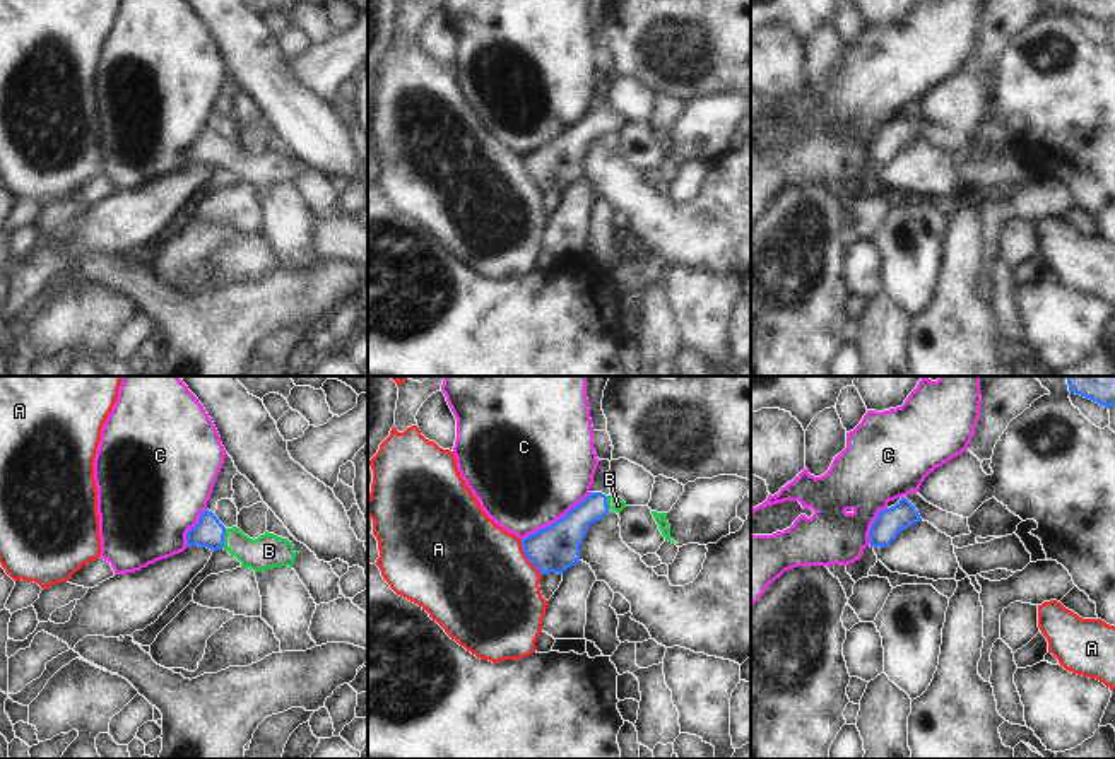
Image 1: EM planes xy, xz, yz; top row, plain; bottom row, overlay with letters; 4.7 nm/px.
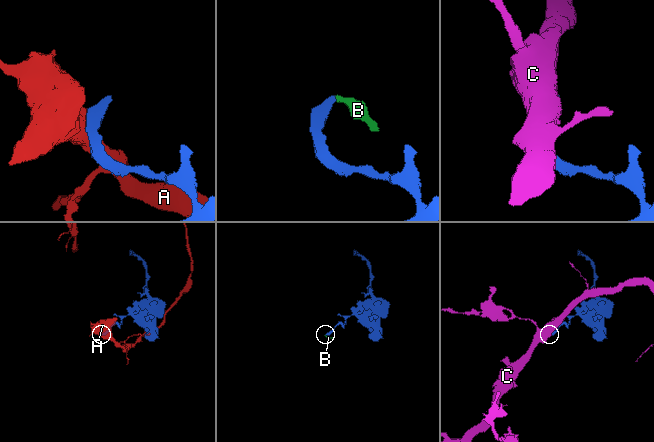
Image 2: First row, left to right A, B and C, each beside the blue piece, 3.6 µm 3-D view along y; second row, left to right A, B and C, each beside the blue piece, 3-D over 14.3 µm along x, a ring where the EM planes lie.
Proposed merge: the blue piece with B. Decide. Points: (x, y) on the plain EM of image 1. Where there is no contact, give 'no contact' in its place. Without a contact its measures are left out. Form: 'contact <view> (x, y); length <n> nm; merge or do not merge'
contact xy (223, 156); length 100 nm; merge

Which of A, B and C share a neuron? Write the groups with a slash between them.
A / B / C

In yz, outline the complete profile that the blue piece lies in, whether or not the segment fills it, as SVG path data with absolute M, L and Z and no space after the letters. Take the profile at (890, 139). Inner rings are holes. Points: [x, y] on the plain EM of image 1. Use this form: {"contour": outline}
{"contour": "M901 115L894 123L879 128L869 149L870 164L888 164L901 147L920 137L915 123L906 115Z"}

